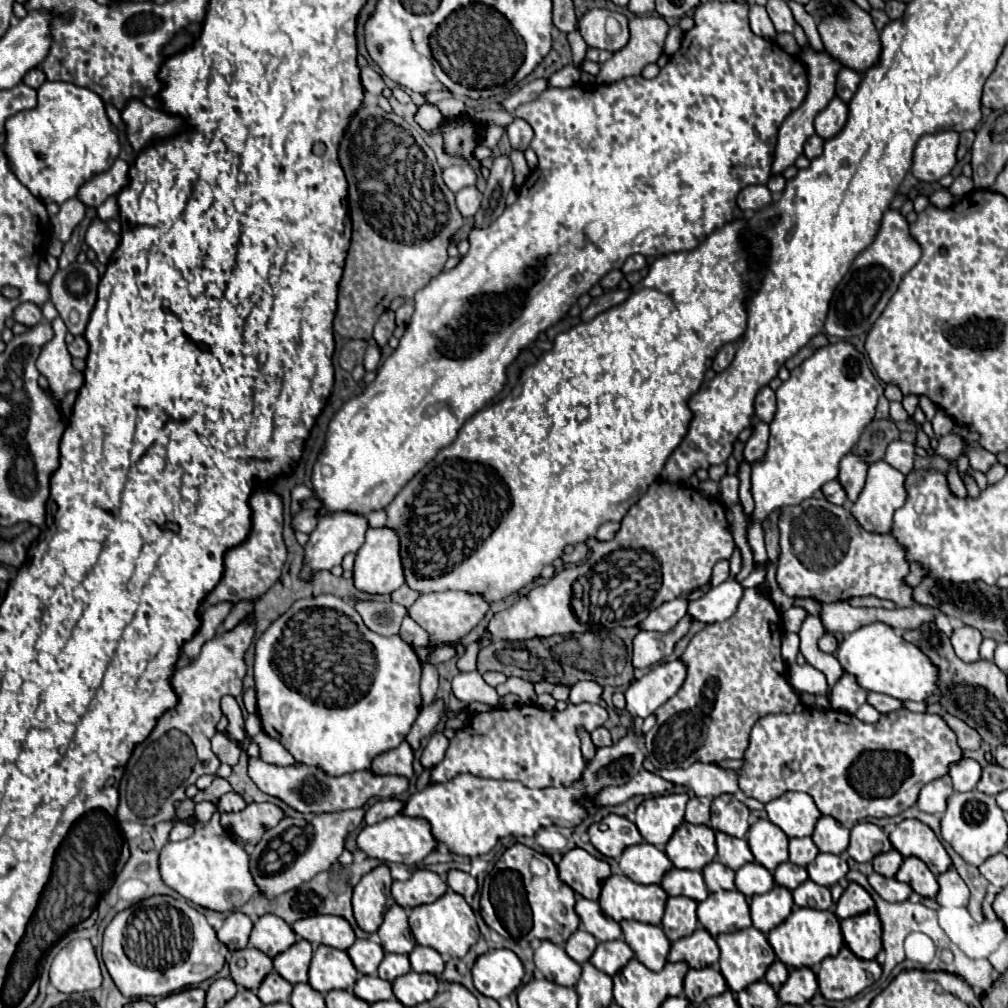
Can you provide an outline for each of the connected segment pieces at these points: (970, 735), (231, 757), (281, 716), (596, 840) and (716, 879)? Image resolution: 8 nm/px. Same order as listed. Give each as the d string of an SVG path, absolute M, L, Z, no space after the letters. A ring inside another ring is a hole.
M944 711L940 713L940 717L948 723L948 727L952 727L952 731L956 731L956 737L958 737L958 743L962 749L978 749L980 747L982 739L972 727L968 727L964 721L960 721L960 719L944 713Z
M218 731L218 733L212 737L212 749L214 749L216 757L218 757L222 763L230 765L230 767L234 767L234 765L238 763L238 757L240 757L240 751L242 751L242 749L238 747L238 743L228 737L226 731Z
M320 595L296 601L256 641L254 687L262 729L282 743L298 761L340 777L370 769L376 755L398 747L416 721L420 699L420 659L400 635L382 637L370 631L358 611L340 597Z
M606 815L600 823L592 823L588 827L590 843L606 857L618 859L622 851L630 845L642 843L642 835L638 833L636 825L620 815Z
M712 861L702 869L704 883L710 893L716 893L720 889L734 889L734 871L720 861Z

